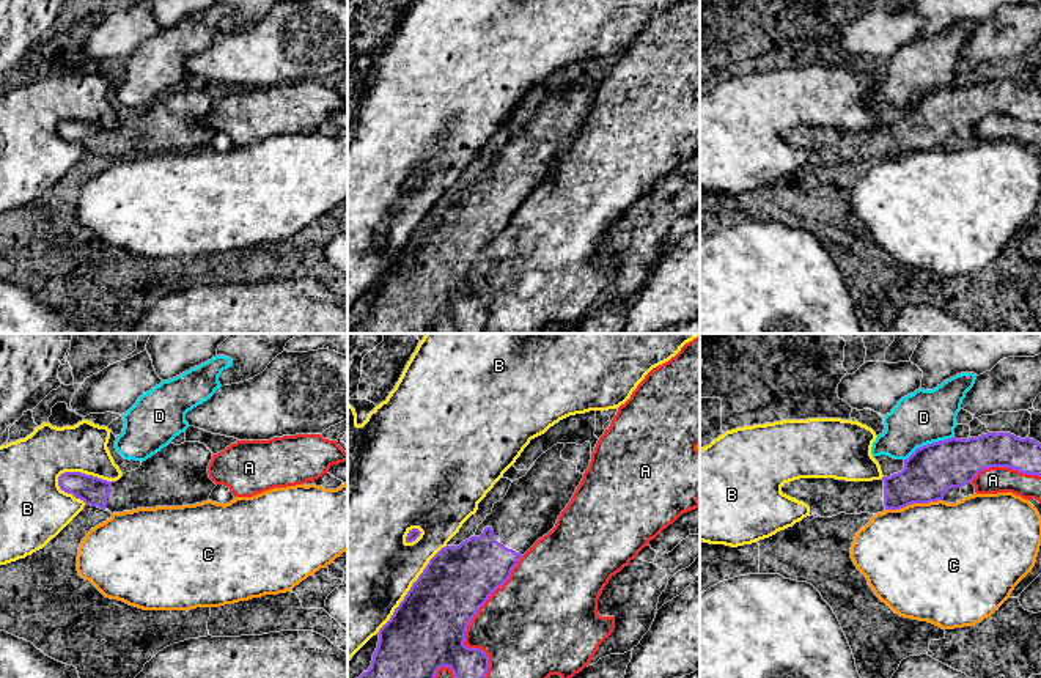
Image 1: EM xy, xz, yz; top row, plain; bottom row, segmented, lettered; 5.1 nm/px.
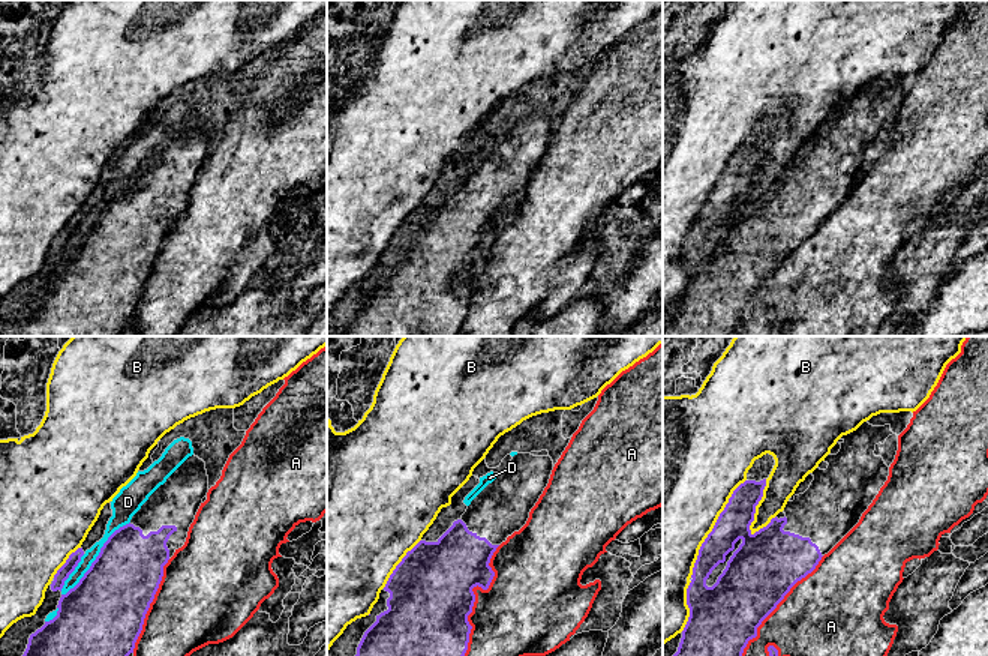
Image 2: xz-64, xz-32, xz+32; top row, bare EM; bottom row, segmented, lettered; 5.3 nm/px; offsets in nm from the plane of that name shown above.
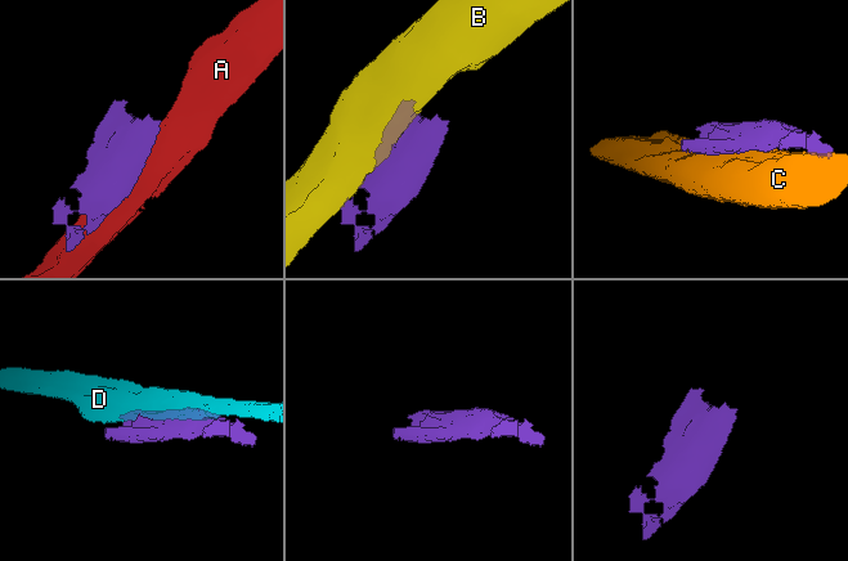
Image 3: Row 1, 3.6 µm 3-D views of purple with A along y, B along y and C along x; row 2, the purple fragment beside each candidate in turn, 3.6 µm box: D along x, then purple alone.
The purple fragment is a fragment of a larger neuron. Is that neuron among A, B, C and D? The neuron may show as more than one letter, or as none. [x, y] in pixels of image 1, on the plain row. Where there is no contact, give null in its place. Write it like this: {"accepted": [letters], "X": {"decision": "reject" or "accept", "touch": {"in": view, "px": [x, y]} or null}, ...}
{"accepted": [], "A": {"decision": "reject", "touch": {"in": "xz", "px": [467, 272]}}, "B": {"decision": "reject", "touch": {"in": "xy", "px": [84, 121]}}, "C": {"decision": "reject", "touch": {"in": "yz", "px": [914, 150]}}, "D": {"decision": "reject", "touch": {"in": "yz", "px": [928, 92]}}}

